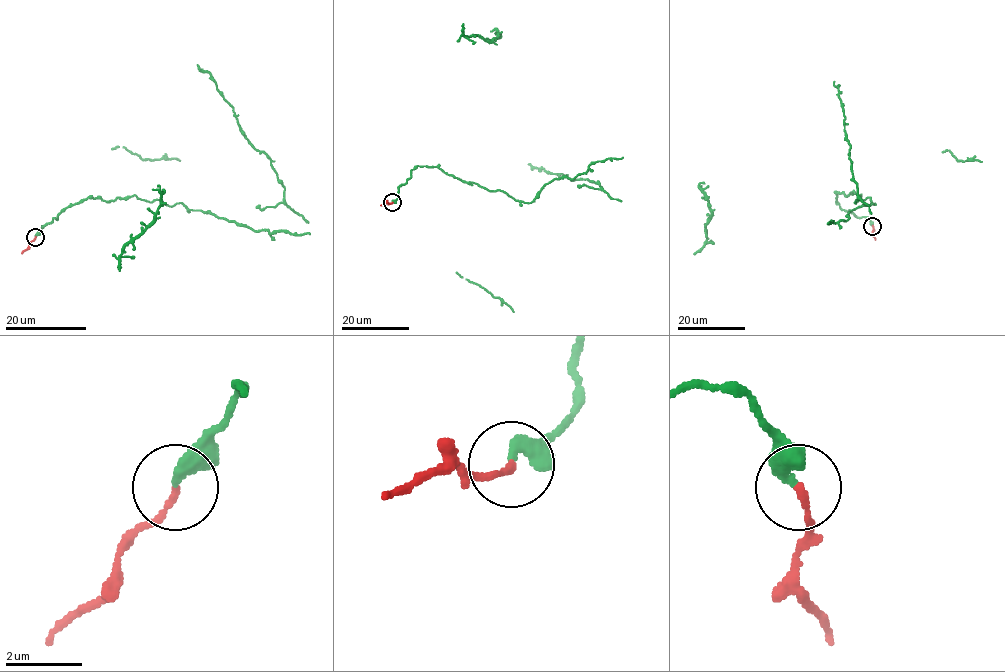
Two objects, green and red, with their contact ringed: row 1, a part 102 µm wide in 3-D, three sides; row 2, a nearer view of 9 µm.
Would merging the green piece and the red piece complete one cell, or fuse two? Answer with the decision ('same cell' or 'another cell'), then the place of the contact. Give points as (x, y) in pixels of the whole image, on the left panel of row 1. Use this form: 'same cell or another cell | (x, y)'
same cell | (35, 237)

